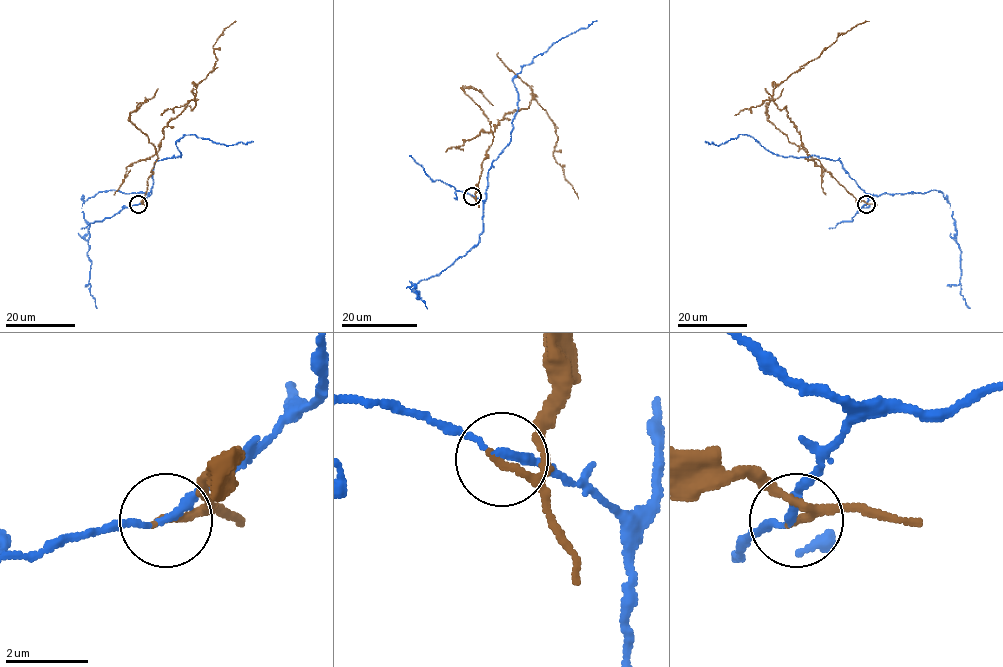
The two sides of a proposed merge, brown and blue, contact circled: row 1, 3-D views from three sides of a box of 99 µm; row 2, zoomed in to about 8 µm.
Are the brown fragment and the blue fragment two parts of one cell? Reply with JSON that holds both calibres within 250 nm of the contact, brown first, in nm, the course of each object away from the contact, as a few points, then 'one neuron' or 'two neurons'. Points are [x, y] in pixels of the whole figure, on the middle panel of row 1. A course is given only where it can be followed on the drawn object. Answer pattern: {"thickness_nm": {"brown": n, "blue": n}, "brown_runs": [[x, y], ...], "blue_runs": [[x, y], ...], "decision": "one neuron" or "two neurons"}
{"thickness_nm": {"brown": 200, "blue": 160}, "brown_runs": [[471, 196], [498, 120], [527, 108], [534, 94], [554, 125], [552, 156], [578, 198]], "blue_runs": [[471, 196], [482, 200], [485, 198], [489, 168], [511, 138], [518, 93], [513, 79], [554, 43], [597, 20]], "decision": "two neurons"}

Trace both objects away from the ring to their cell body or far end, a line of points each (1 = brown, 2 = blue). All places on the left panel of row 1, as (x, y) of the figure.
1: (138, 204), (158, 158), (162, 130), (187, 106), (193, 108), (196, 86), (217, 58), (212, 46), (236, 21)
2: (138, 204), (151, 194), (154, 163), (180, 156), (176, 143), (184, 136), (195, 134), (225, 145), (253, 141)

